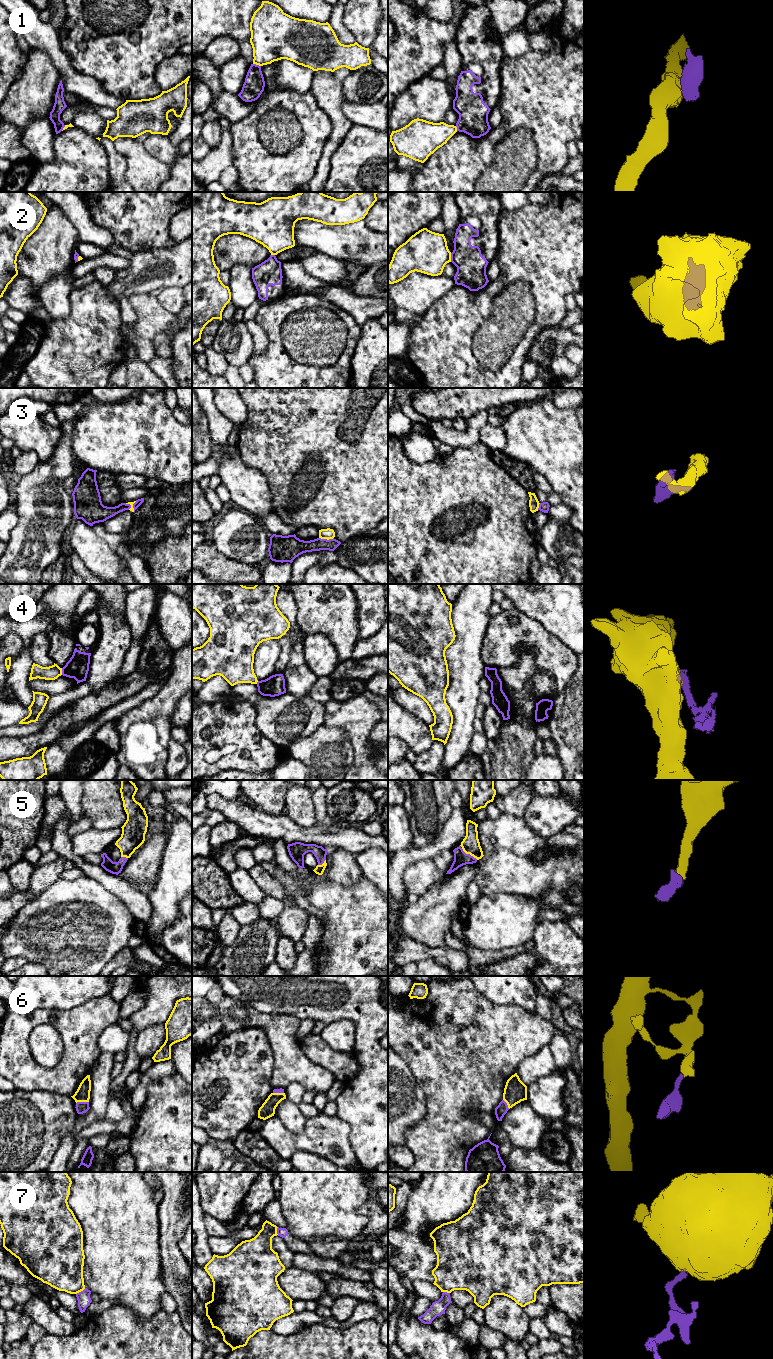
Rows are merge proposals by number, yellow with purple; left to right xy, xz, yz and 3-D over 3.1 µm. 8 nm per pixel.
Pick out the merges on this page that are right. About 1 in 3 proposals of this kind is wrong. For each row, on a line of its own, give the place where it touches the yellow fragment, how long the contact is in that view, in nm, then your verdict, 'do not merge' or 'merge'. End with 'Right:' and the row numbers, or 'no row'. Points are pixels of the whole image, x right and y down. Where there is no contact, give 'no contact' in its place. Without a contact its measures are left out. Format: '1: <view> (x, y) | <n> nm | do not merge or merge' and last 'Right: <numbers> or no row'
1: xz (257, 64) | 70 nm | do not merge
2: yz (450, 257) | 70 nm | do not merge
3: xz (326, 538) | 120 nm | do not merge
4: xy (61, 671) | 60 nm | do not merge
5: yz (469, 853) | 160 nm | merge
6: xy (82, 1101) | 110 nm | merge
7: xy (80, 1291) | 90 nm | do not merge
Right: 5, 6

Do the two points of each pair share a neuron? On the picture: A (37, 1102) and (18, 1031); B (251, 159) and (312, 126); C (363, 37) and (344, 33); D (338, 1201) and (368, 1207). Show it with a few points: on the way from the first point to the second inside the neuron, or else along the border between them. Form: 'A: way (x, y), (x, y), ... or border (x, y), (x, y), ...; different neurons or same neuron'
A: border (15, 1088), (46, 1090), (57, 1093); different neurons
B: way (270, 161), (291, 161), (307, 145); same neuron
C: border (342, 14), (342, 23), (355, 41); different neurons
D: border (372, 1196), (360, 1209), (368, 1218), (362, 1230); different neurons

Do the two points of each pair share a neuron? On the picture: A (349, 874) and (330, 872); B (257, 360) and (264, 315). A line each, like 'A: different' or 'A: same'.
A: same
B: same

